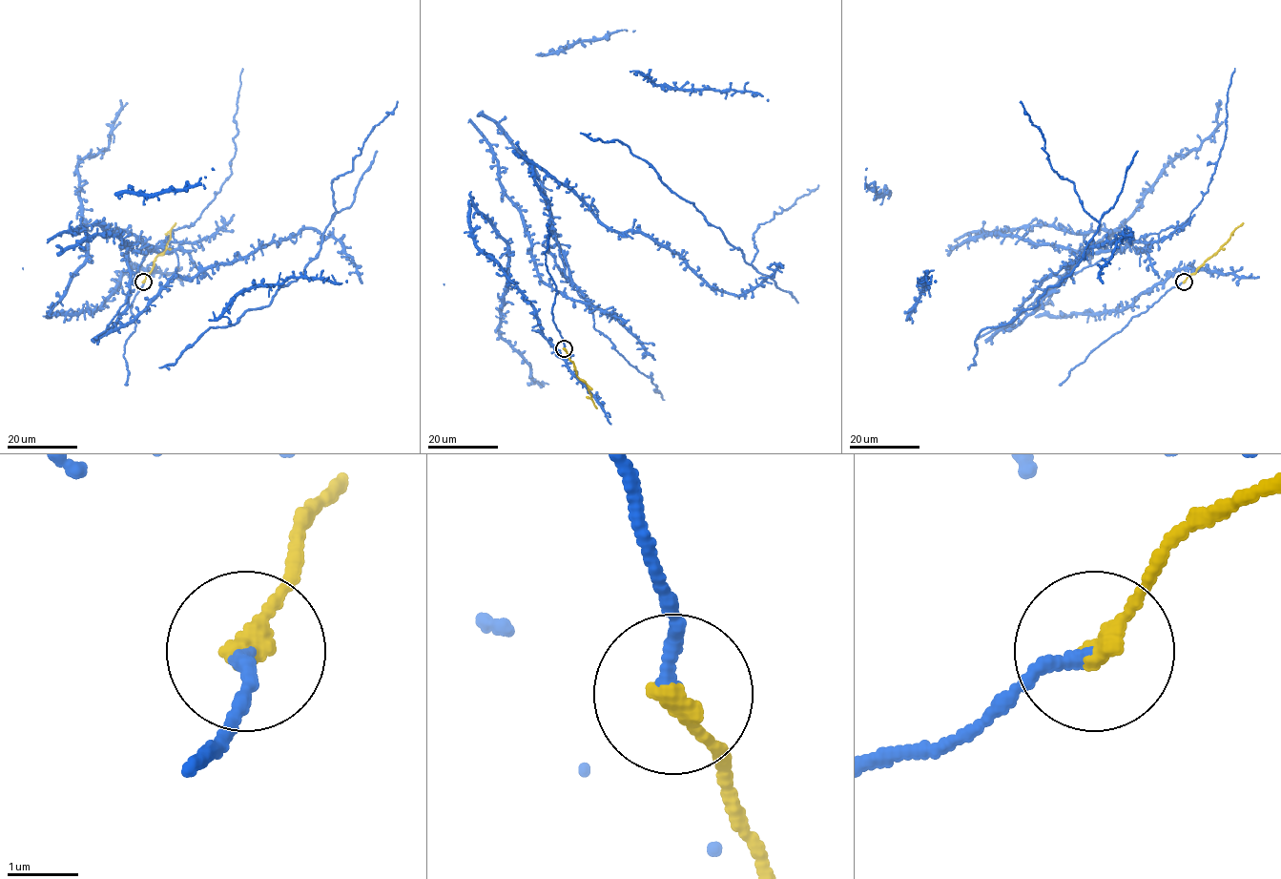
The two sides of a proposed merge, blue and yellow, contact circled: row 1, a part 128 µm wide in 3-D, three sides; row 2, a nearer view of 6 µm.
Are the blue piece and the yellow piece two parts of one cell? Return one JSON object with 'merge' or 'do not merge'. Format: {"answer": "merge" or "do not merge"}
{"answer": "merge"}

